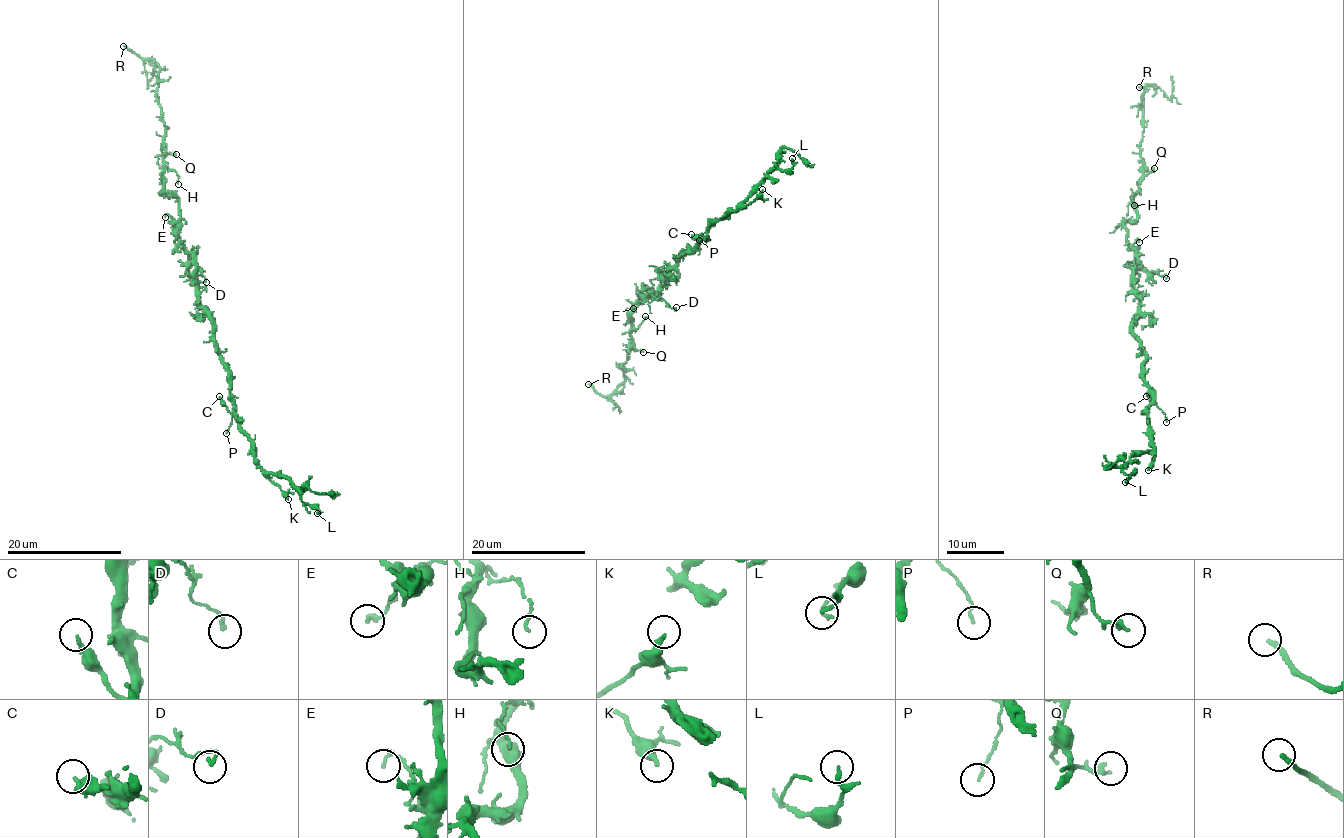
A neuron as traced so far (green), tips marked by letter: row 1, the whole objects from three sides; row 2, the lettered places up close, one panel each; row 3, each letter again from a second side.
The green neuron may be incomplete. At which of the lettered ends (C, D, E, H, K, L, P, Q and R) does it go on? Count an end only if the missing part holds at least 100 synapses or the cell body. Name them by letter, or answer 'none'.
R

